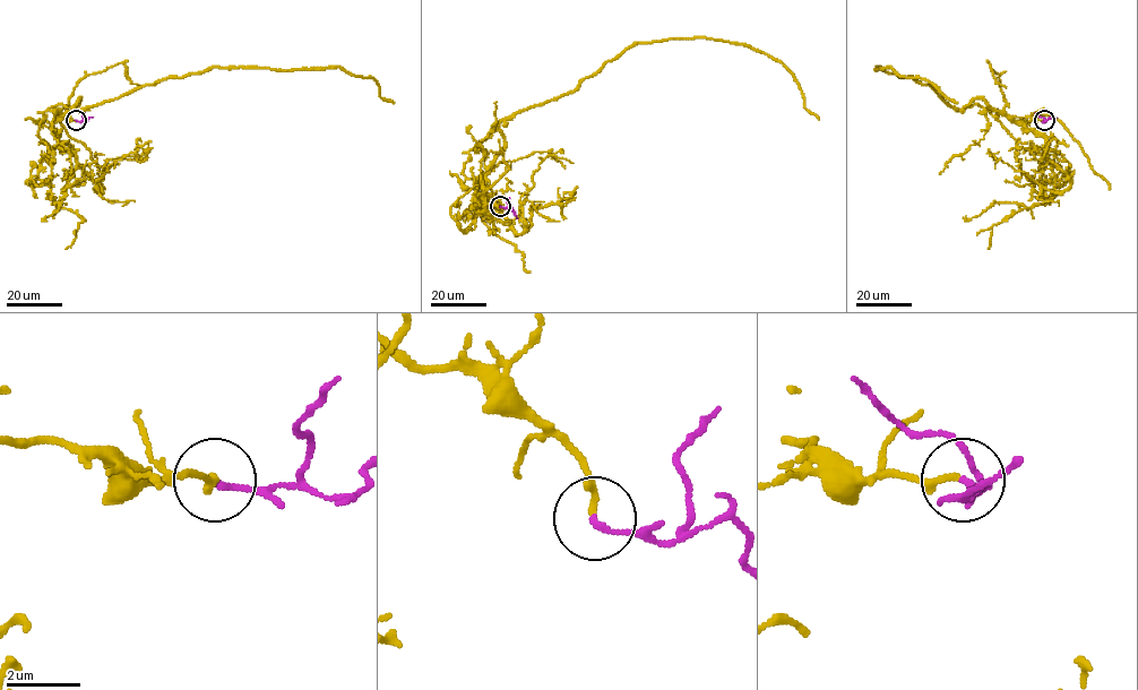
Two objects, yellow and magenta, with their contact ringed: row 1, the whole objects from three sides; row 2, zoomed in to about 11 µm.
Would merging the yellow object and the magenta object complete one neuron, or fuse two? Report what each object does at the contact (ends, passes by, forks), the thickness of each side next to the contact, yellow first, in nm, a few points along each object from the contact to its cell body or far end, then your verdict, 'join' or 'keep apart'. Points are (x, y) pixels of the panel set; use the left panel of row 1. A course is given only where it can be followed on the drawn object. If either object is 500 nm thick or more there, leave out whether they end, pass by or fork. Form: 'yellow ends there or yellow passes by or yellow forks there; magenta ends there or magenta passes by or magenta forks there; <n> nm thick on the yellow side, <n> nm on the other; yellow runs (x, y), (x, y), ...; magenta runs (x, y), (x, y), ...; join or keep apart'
yellow ends there; magenta ends there; 200 nm thick on the yellow side, 170 nm on the other; yellow runs (76, 120), (57, 118), (79, 97), (75, 109), (87, 109), (210, 67), (338, 67), (371, 77), (395, 103); magenta runs (76, 120), (85, 121), (93, 117); join

